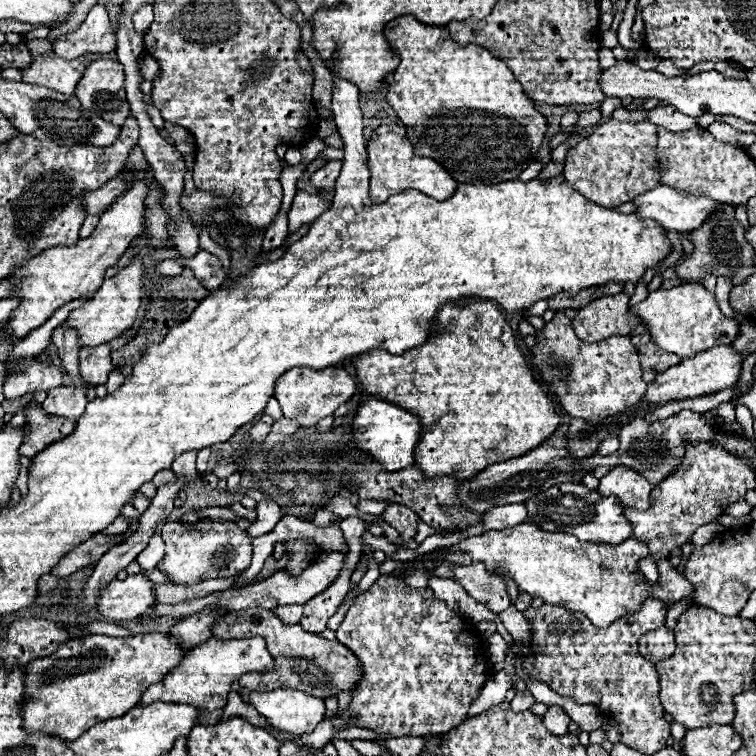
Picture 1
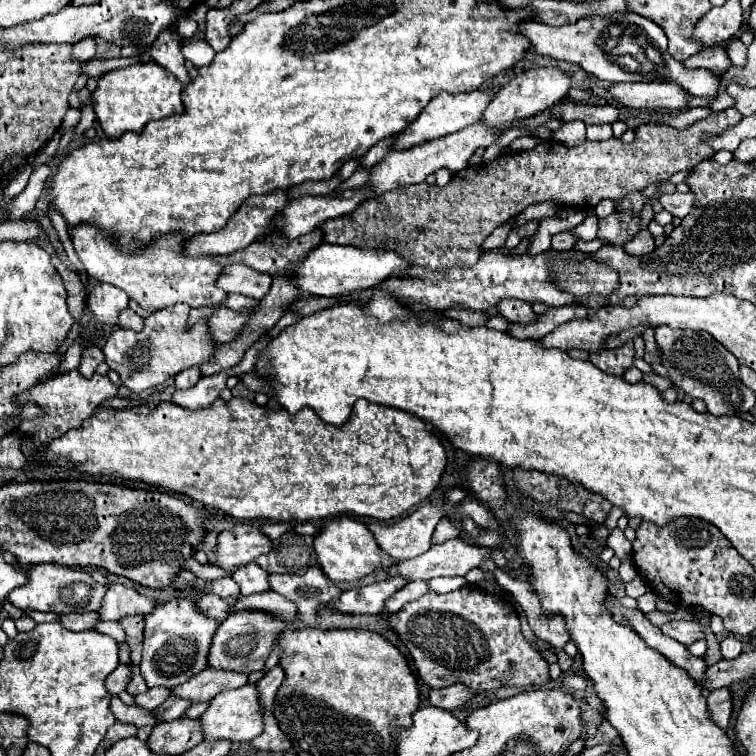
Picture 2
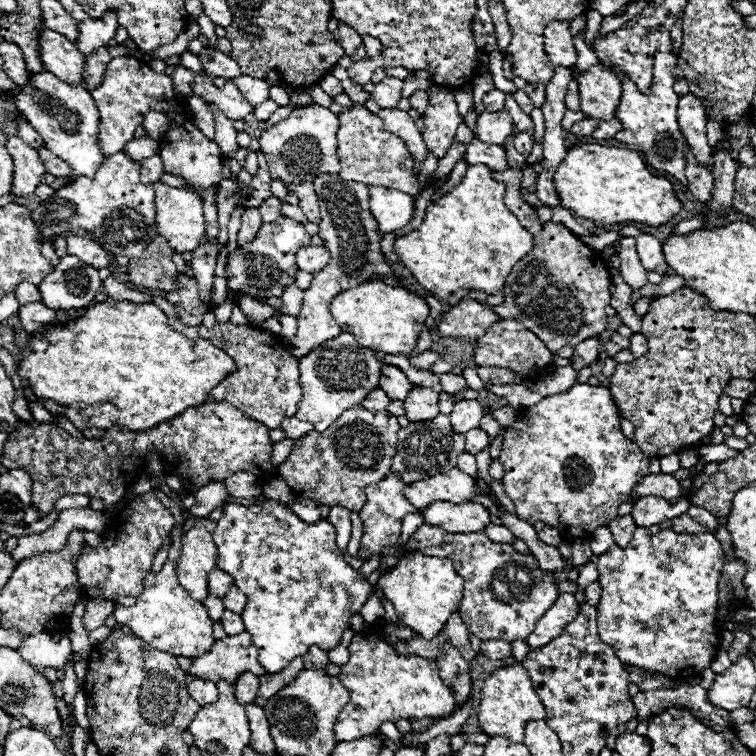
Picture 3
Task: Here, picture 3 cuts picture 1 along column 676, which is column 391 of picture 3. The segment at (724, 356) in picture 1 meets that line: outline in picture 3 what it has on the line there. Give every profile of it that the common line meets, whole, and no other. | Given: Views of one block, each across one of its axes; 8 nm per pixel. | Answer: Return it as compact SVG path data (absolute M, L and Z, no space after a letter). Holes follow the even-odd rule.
M382 364L382 380L380 380L380 388L390 396L390 400L402 400L408 396L412 384L406 378L406 374L390 364Z

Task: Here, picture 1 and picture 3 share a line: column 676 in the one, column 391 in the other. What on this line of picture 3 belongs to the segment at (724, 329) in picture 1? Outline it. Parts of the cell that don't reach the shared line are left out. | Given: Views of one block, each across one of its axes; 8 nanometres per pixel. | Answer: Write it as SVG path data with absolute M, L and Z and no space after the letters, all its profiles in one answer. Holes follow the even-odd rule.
M366 282L358 288L340 292L332 300L332 316L344 332L350 332L358 344L372 348L380 354L410 354L416 348L416 340L426 326L430 306L424 296L412 294L406 288L394 288L384 282Z

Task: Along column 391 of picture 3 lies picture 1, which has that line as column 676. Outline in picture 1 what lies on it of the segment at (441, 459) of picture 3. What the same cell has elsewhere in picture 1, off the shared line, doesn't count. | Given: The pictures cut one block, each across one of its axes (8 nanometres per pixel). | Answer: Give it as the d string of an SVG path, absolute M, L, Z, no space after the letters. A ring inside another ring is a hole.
M704 442L696 446L686 446L686 454L680 460L678 468L672 472L672 476L668 476L652 490L650 498L654 504L646 510L624 508L624 516L632 524L634 538L648 544L650 550L650 556L638 562L640 572L644 572L650 582L656 582L660 560L668 558L674 548L686 544L696 528L718 518L722 514L722 508L744 500L744 494L752 488L754 470L744 460L726 452L718 444Z

